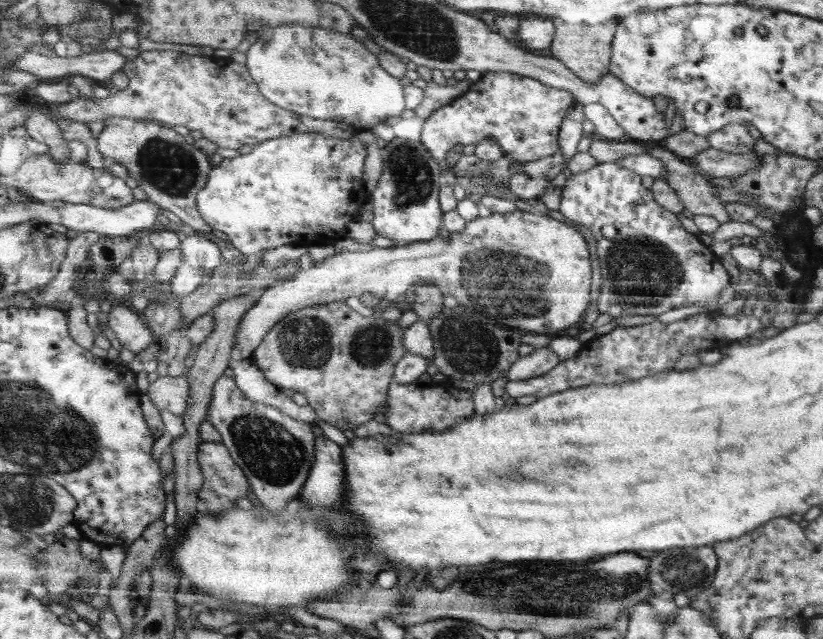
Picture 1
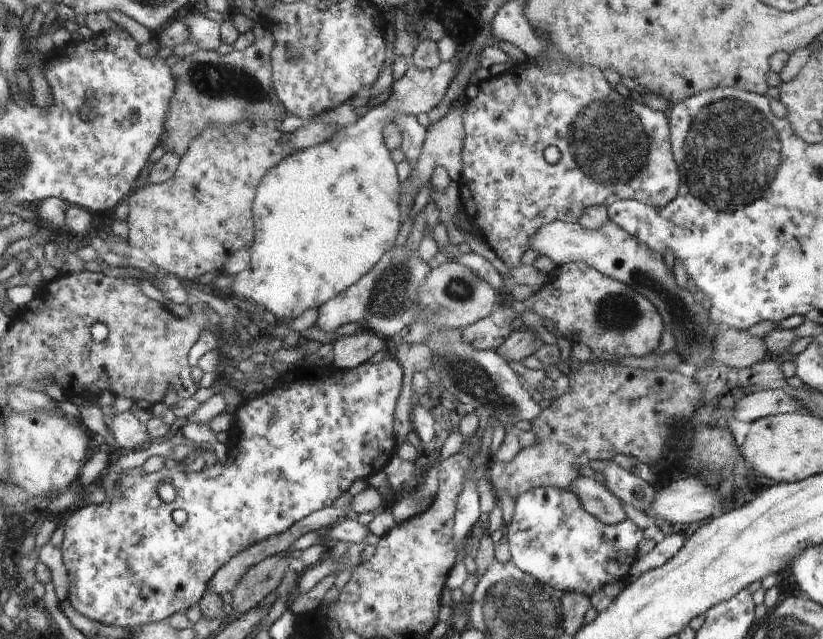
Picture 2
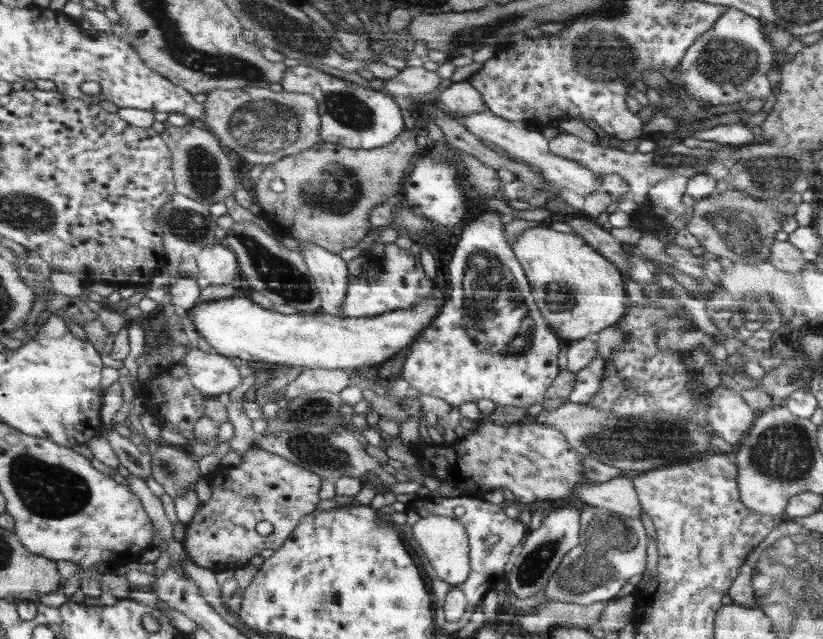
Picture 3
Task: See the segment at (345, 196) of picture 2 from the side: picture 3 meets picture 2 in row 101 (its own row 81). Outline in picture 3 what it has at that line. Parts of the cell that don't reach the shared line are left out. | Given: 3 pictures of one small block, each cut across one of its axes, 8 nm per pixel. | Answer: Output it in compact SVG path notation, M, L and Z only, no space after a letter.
M405 67L396 75L386 79L386 90L393 97L414 97L438 92L438 85L442 80L436 71L427 70L424 67Z

